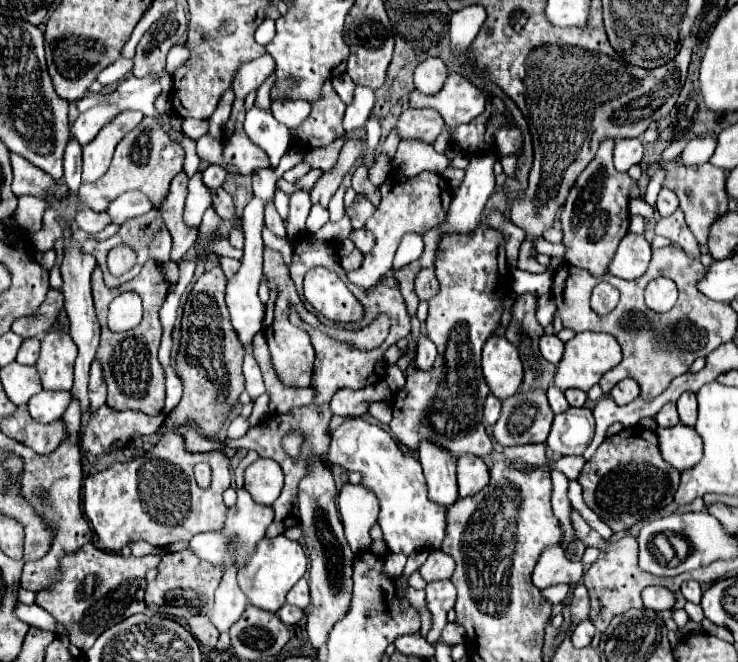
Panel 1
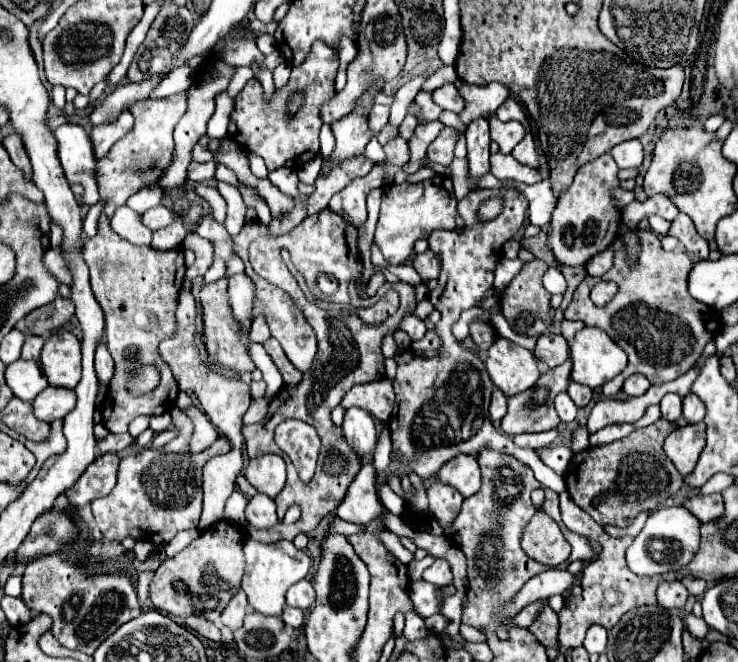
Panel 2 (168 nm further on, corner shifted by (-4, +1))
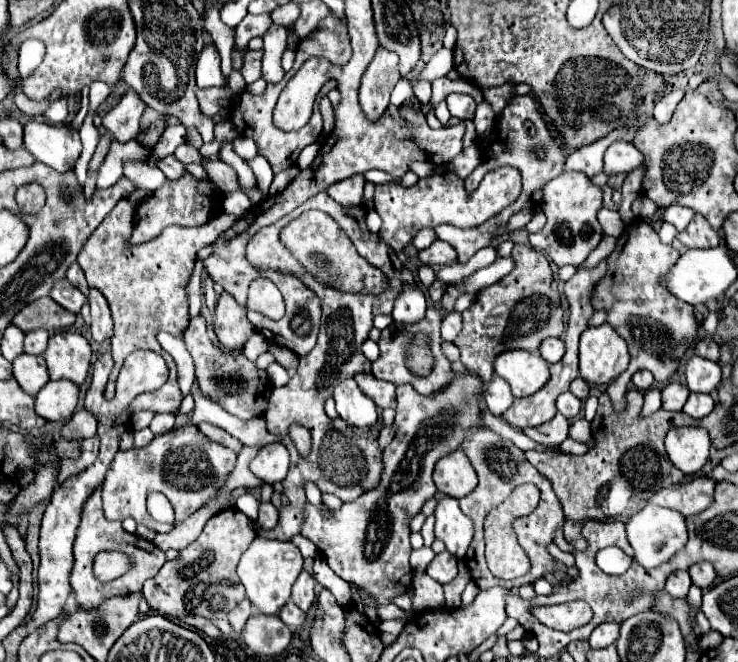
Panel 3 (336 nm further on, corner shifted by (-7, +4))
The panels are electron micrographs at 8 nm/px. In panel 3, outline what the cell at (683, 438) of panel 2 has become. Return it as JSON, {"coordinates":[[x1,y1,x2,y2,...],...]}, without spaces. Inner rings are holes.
{"coordinates":[[676,427,666,435,670,461,686,475,698,473,708,461,710,437,702,427]]}

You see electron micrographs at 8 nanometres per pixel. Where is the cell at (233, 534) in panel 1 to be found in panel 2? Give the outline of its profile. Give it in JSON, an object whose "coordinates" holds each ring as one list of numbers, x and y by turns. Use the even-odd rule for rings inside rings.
{"coordinates":[[255,494,245,508,245,522,259,530,275,526,275,522,279,522,275,514,275,502,267,498,267,494]]}

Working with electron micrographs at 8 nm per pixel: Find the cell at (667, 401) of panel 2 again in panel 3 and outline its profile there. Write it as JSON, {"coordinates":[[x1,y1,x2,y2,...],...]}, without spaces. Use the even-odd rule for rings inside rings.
{"coordinates":[[668,383,662,387,662,407,666,411,682,411,688,399,688,387,682,383]]}

